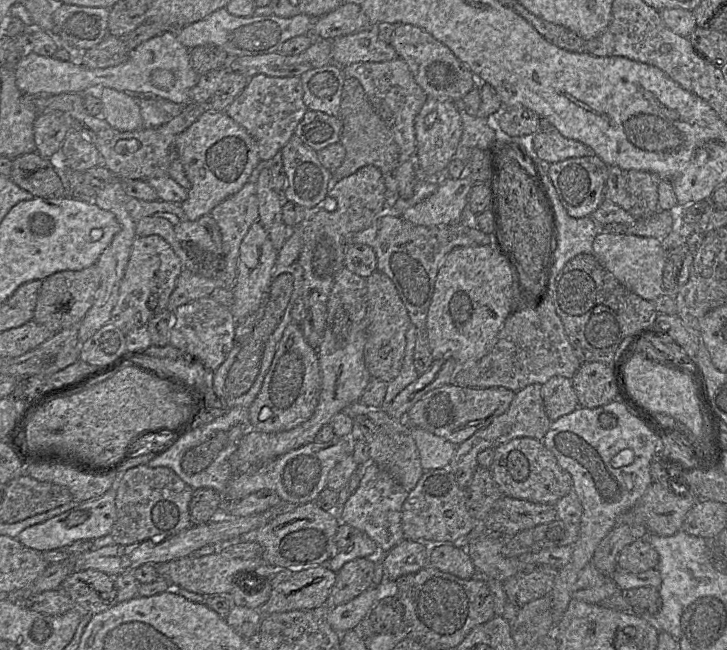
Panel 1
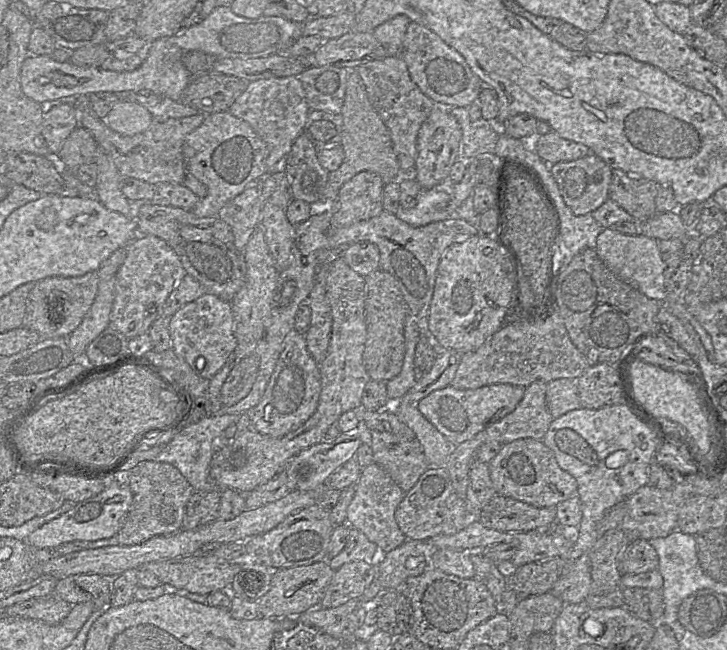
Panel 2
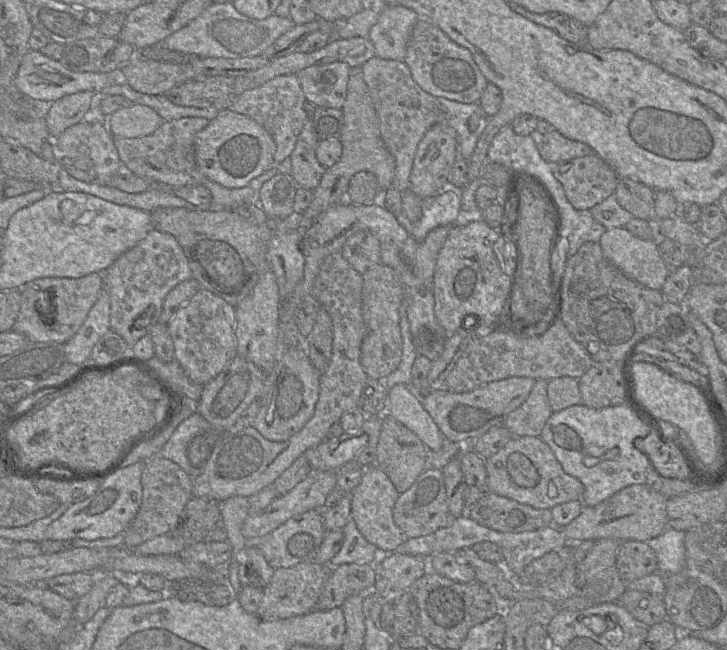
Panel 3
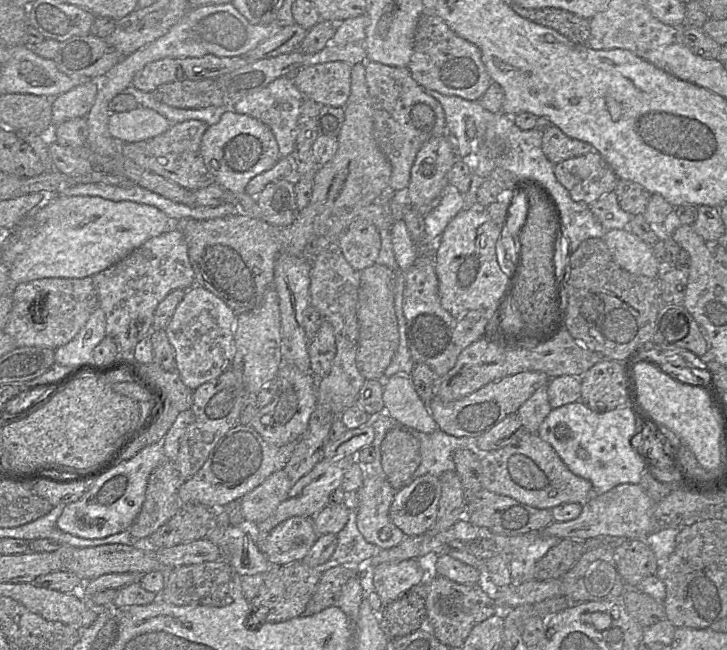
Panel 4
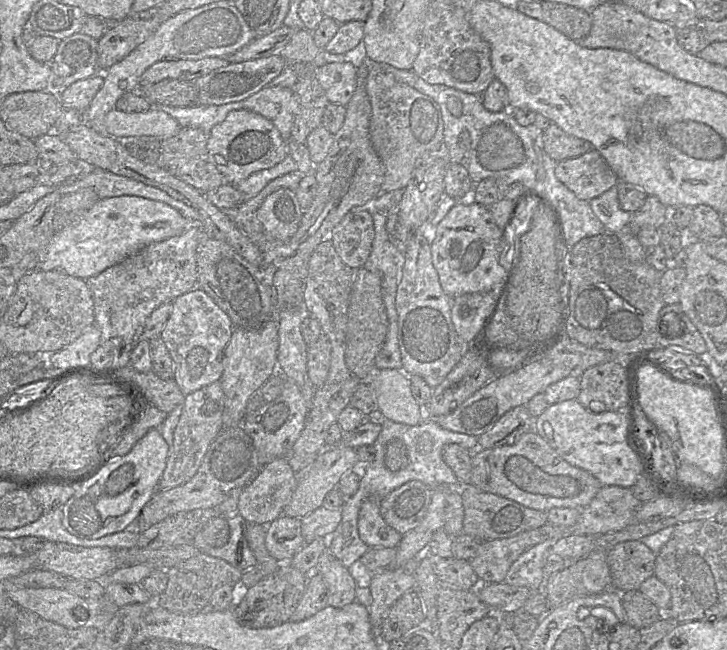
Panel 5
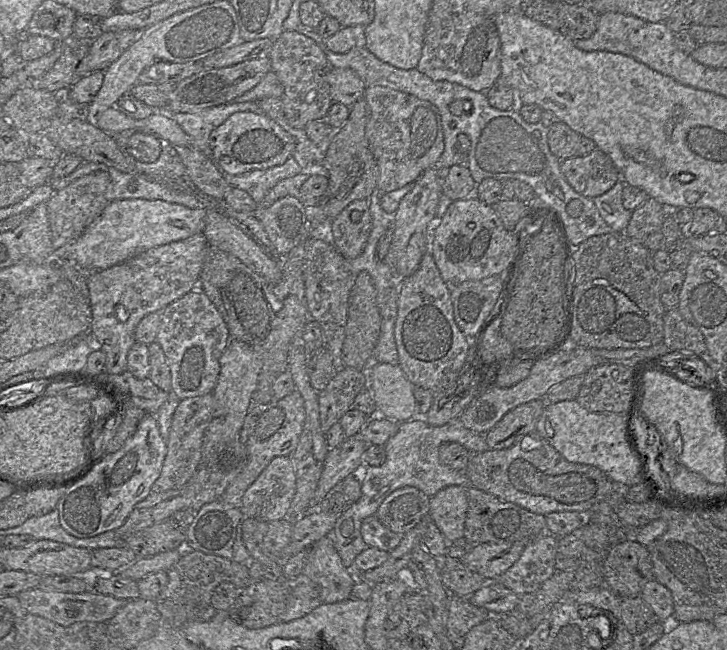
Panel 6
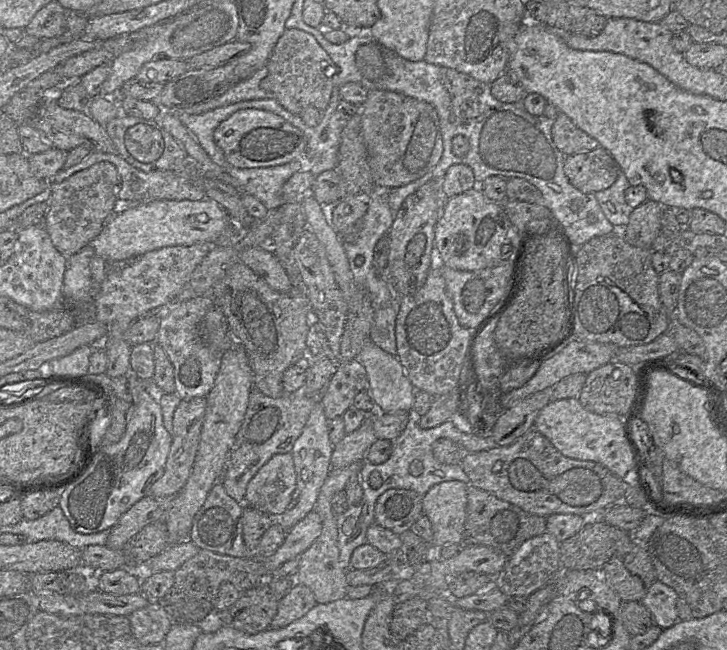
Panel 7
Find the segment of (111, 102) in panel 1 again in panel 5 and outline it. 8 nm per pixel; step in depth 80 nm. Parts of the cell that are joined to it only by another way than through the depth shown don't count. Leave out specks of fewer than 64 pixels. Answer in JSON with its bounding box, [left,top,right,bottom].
[105,107,181,139]

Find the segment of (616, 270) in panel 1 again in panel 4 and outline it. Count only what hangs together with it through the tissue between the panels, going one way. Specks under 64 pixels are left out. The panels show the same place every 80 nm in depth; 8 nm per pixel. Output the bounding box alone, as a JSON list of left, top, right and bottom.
[603,229,662,278]

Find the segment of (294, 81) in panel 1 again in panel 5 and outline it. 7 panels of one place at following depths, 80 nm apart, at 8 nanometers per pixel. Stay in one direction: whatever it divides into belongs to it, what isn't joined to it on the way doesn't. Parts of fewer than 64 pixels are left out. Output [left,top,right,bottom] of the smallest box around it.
[243,86,296,143]

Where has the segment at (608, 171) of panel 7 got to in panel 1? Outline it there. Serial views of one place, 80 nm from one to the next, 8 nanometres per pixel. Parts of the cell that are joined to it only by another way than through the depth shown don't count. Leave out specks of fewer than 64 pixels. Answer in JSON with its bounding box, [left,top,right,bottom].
[548,155,608,218]

